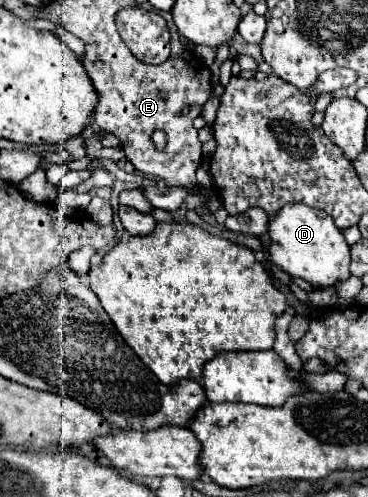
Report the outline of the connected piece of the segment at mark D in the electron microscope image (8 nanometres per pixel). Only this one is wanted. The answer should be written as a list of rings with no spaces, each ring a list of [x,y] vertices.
[[[299,203],[283,205],[283,209],[269,219],[269,241],[271,263],[291,277],[305,279],[313,287],[333,287],[335,281],[349,277],[349,245],[331,217],[321,209],[311,209]]]

